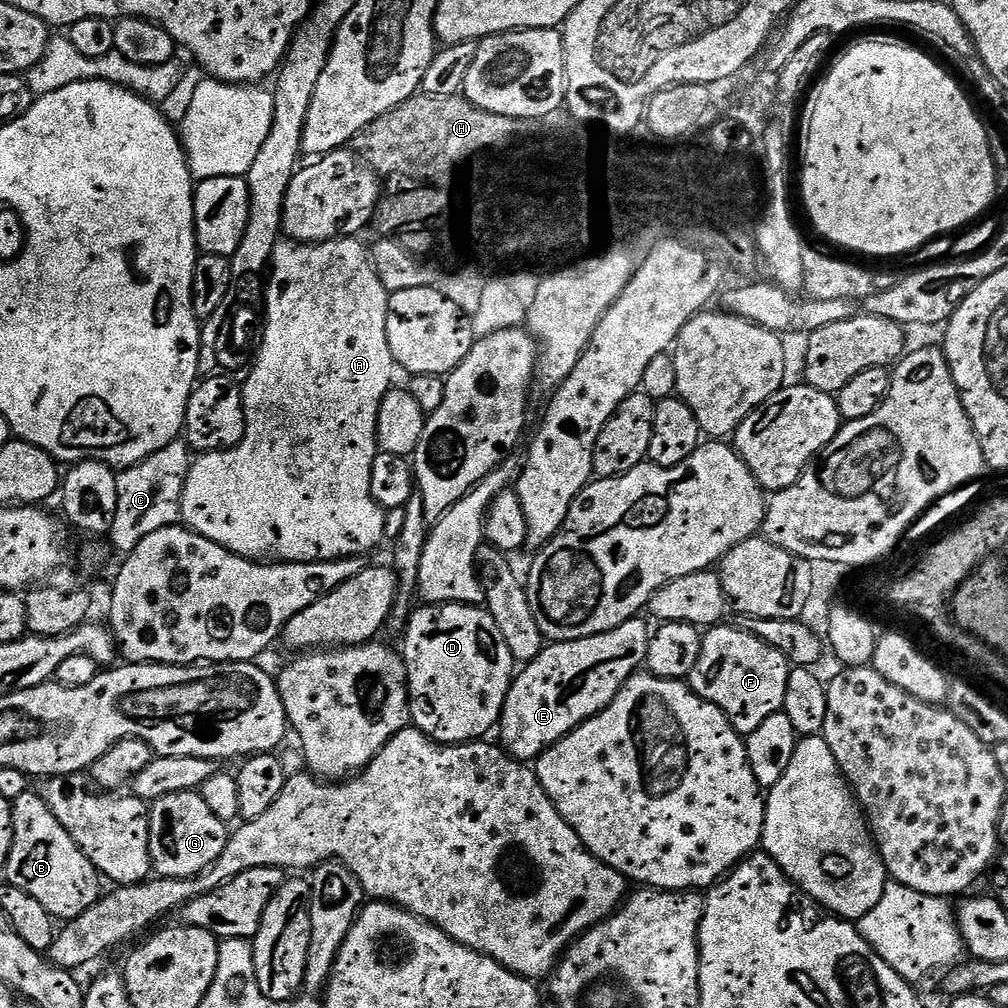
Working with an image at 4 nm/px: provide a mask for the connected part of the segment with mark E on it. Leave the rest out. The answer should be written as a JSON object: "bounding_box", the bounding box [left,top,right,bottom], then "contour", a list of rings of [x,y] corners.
{"bounding_box":[498,618,652,762],"contour":[[[633,618],[622,622],[609,632],[594,634],[590,638],[562,640],[549,643],[528,664],[515,673],[504,709],[500,715],[498,733],[499,743],[505,752],[514,760],[521,762],[535,761],[548,748],[553,748],[564,736],[569,736],[580,724],[585,724],[590,717],[597,716],[620,692],[621,686],[630,677],[637,675],[636,668],[648,658],[648,643],[652,641],[649,621],[644,618]]]}

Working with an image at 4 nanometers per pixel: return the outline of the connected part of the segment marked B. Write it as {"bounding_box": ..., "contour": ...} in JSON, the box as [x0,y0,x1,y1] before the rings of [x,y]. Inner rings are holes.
{"bounding_box":[7,790,101,922],"contour":[[[30,790],[22,794],[22,798],[12,801],[12,829],[14,842],[8,859],[7,879],[11,887],[26,890],[30,898],[38,898],[48,913],[60,922],[78,918],[100,901],[101,874],[91,864],[90,858],[82,854],[74,838],[66,834],[50,806],[42,802],[39,791]]]}

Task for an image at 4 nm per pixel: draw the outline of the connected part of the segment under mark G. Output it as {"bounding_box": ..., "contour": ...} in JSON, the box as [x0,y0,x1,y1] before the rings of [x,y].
{"bounding_box":[150,791,229,877],"contour":[[[199,791],[166,794],[166,798],[151,805],[150,811],[150,852],[157,877],[197,876],[220,857],[228,844],[229,825],[220,820],[210,806],[206,806]]]}

